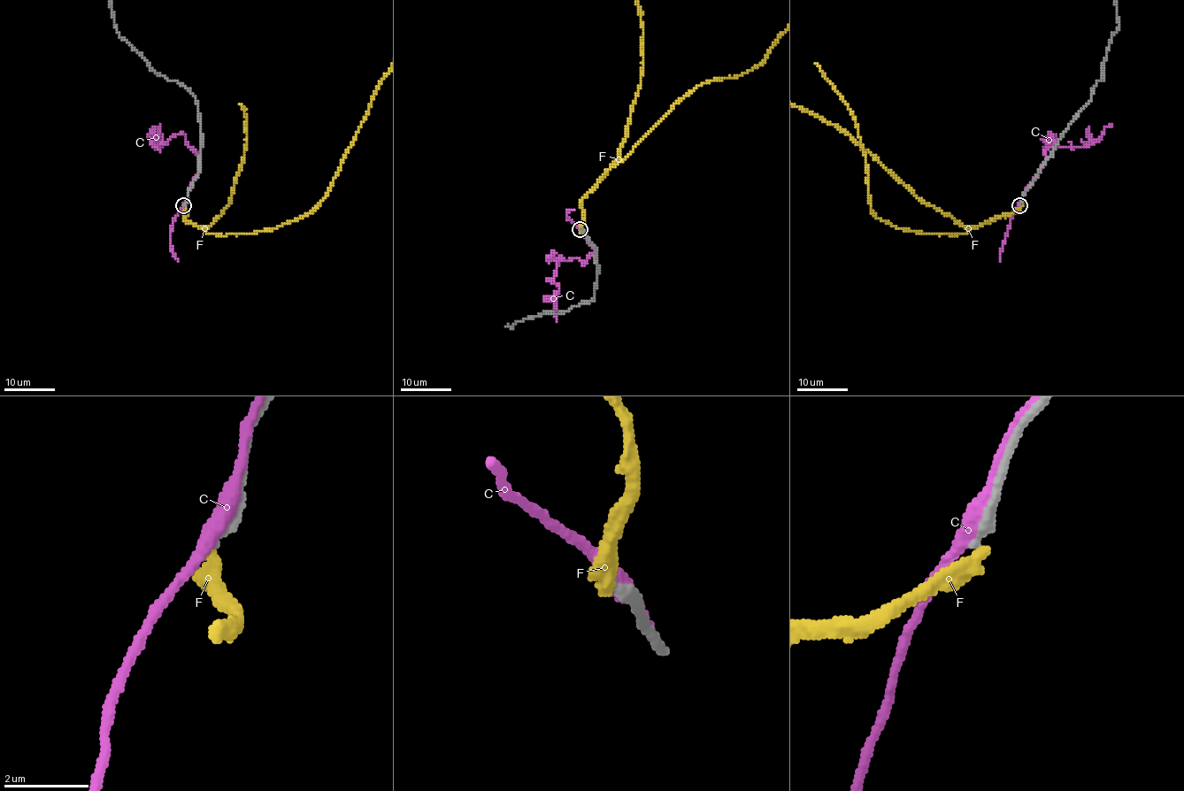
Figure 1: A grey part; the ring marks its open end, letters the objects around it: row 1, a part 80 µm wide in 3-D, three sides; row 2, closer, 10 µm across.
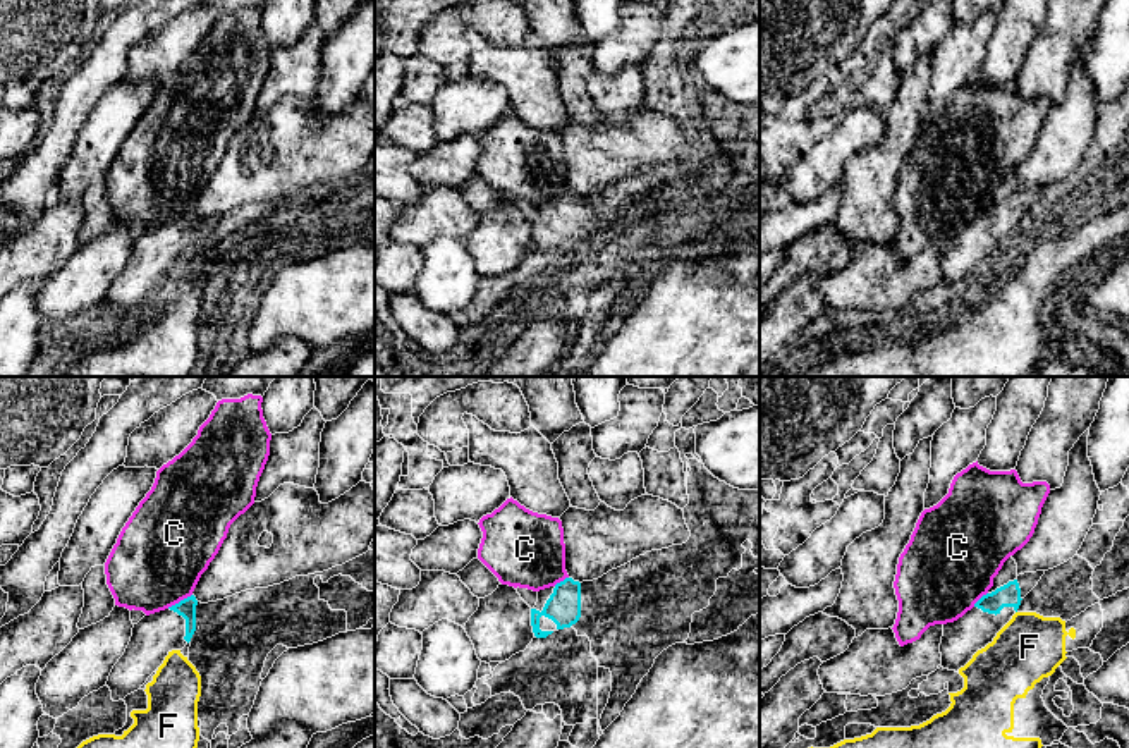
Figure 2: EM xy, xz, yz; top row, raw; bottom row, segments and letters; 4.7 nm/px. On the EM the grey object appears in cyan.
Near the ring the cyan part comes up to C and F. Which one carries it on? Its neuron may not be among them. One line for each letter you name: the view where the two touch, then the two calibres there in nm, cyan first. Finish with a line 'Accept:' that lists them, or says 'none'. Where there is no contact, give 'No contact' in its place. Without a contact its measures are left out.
Accept: none

